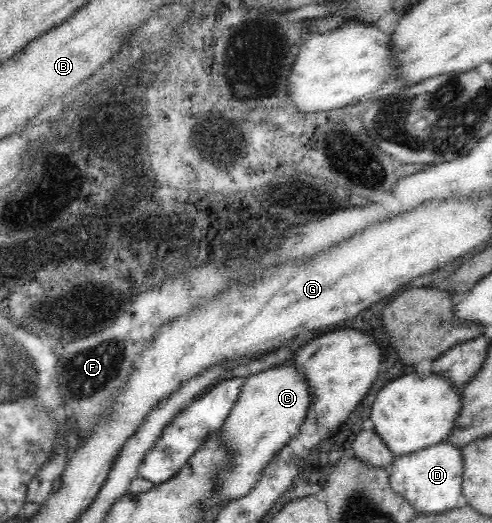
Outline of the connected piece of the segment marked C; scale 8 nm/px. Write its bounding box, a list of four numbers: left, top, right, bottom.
[217,364,309,505]

